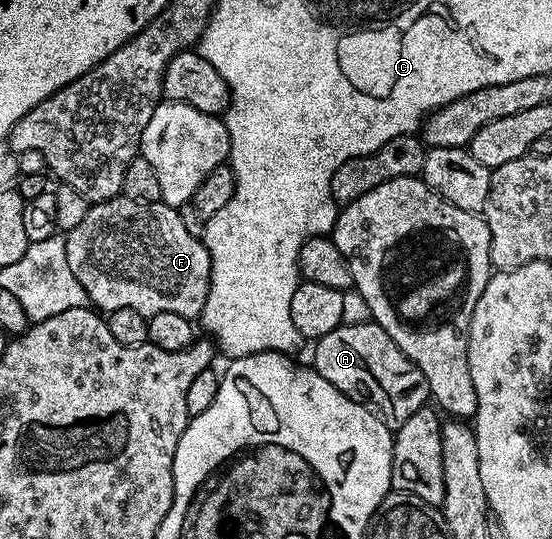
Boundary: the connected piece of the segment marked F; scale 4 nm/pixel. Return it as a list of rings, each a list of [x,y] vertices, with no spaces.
[[[122,196],[110,198],[104,202],[88,205],[85,212],[85,220],[81,220],[81,224],[77,224],[77,228],[66,231],[65,239],[67,241],[69,267],[72,268],[77,280],[81,282],[82,288],[87,293],[88,303],[92,307],[98,308],[103,312],[110,312],[117,308],[133,308],[133,312],[141,312],[147,318],[151,318],[154,314],[160,314],[161,312],[177,312],[177,316],[185,316],[192,320],[198,319],[202,315],[205,308],[205,300],[209,296],[211,257],[205,248],[202,238],[193,236],[186,230],[185,224],[181,224],[181,216],[176,207],[167,206],[162,200],[158,202],[138,202],[132,198]]]

